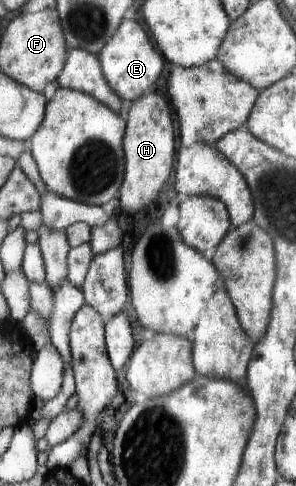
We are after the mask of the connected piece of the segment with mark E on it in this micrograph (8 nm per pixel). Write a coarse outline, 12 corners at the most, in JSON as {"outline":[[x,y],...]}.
{"outline":[[134,19],[97,57],[126,105],[150,91],[164,57]]}

